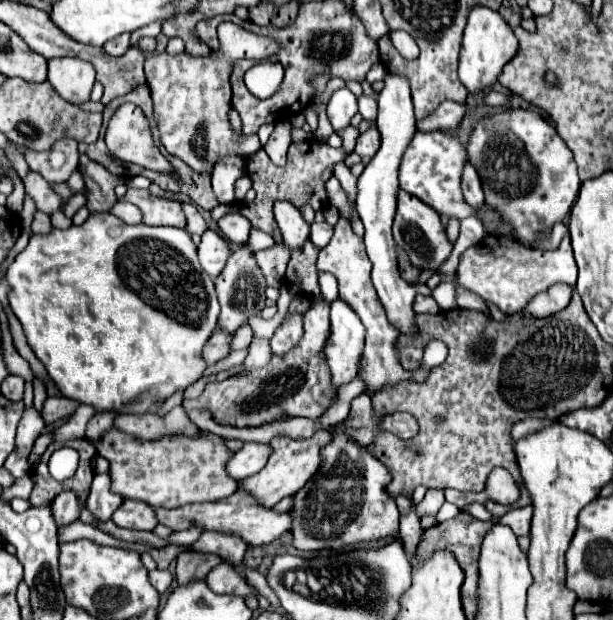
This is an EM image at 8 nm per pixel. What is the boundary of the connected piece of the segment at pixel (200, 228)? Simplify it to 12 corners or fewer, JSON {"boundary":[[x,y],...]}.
{"boundary":[[182,203],[186,215],[186,231],[202,235],[206,221],[200,217],[196,207]]}

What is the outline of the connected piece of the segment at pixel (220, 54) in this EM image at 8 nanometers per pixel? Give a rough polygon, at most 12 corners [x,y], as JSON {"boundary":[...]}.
{"boundary":[[218,25],[206,57],[146,57],[166,151],[212,175],[258,135],[232,131],[234,61],[280,51],[272,37]]}

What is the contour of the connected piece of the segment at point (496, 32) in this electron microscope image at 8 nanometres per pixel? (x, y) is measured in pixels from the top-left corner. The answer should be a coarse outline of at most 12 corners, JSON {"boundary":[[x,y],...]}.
{"boundary":[[472,7],[464,29],[460,81],[490,87],[518,51],[506,19]]}

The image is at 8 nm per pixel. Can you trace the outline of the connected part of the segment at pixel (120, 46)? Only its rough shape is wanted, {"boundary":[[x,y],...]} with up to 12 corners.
{"boundary":[[130,33],[104,43],[104,51],[120,57],[130,47]]}

